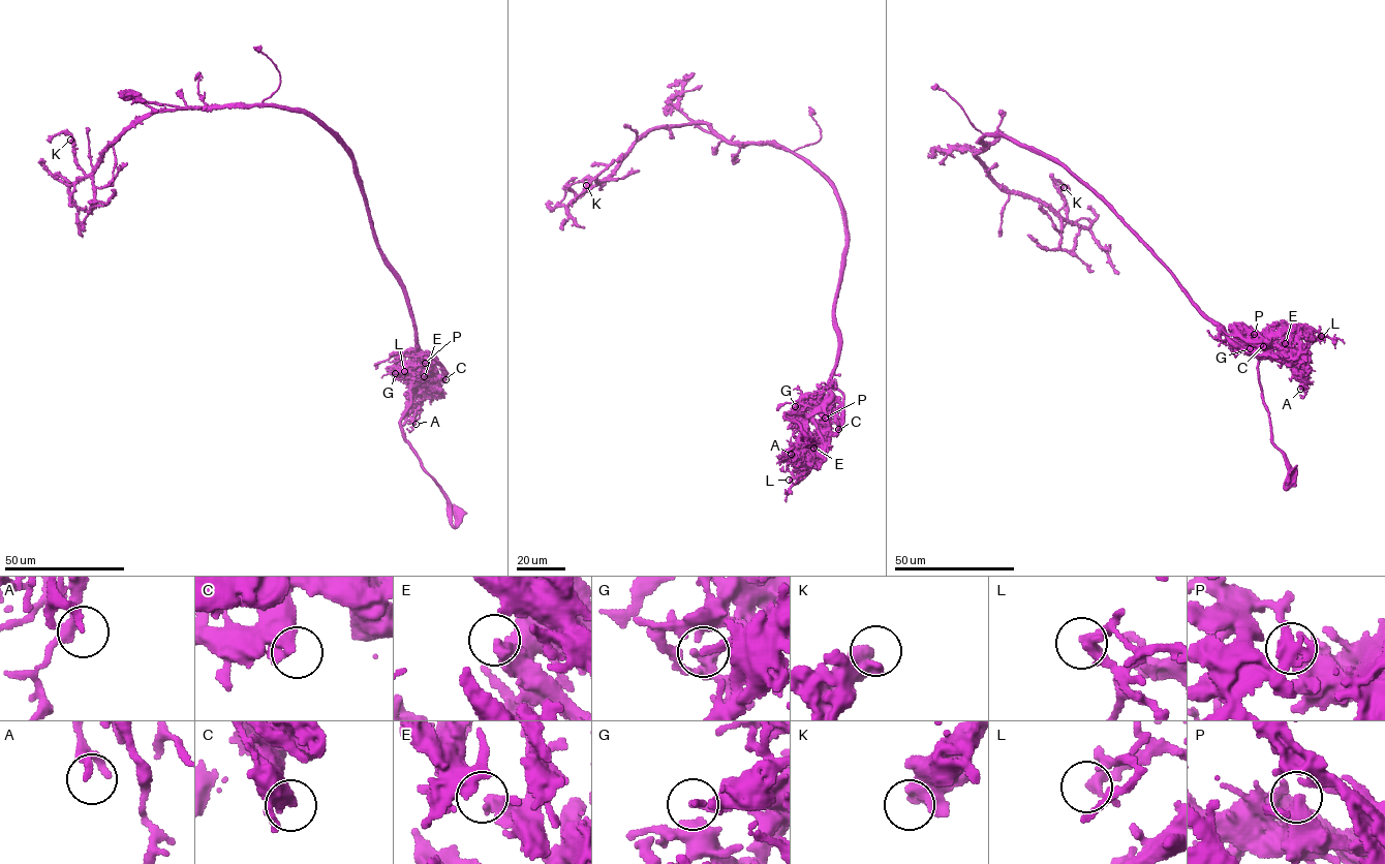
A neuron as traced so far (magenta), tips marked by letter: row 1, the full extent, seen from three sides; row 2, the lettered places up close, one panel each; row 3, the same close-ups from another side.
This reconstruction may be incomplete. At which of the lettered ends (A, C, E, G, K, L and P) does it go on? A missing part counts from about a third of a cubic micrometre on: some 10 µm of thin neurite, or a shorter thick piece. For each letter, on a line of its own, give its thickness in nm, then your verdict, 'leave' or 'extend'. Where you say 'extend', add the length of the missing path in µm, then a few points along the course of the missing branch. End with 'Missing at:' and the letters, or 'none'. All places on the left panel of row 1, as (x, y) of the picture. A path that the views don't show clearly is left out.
A: 240 nm thick; leave
C: 440 nm thick; leave
E: 360 nm thick; leave
G: 200 nm thick; leave
K: 480 nm thick; leave
L: 260 nm thick; leave
P: 480 nm thick; leave
Missing at: none

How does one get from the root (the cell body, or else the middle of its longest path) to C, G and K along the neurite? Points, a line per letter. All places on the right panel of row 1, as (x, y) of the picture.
C: (1071, 173), (1124, 221), (1170, 273), (1187, 296), (1226, 333), (1258, 340), (1263, 346)
G: (1071, 173), (1124, 221), (1230, 340), (1247, 352), (1250, 348)
K: (1071, 173), (1003, 134), (981, 140), (988, 147), (975, 154), (989, 176), (1065, 219), (1064, 187)

